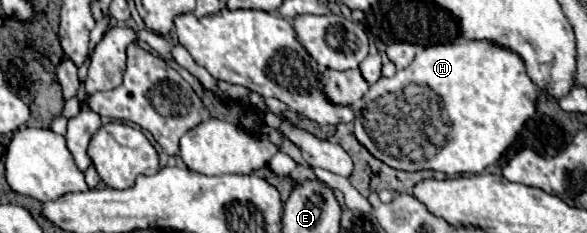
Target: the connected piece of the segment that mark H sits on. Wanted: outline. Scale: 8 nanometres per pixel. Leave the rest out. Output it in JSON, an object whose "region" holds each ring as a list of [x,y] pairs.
{"region":[[[454,38],[448,44],[424,47],[408,68],[396,72],[394,78],[380,78],[374,86],[370,86],[370,90],[364,94],[366,106],[354,120],[354,134],[372,156],[394,170],[436,170],[448,176],[480,174],[486,170],[486,166],[498,162],[516,134],[522,130],[524,122],[534,116],[536,98],[538,92],[518,54],[490,42],[468,42],[464,38]]]}

